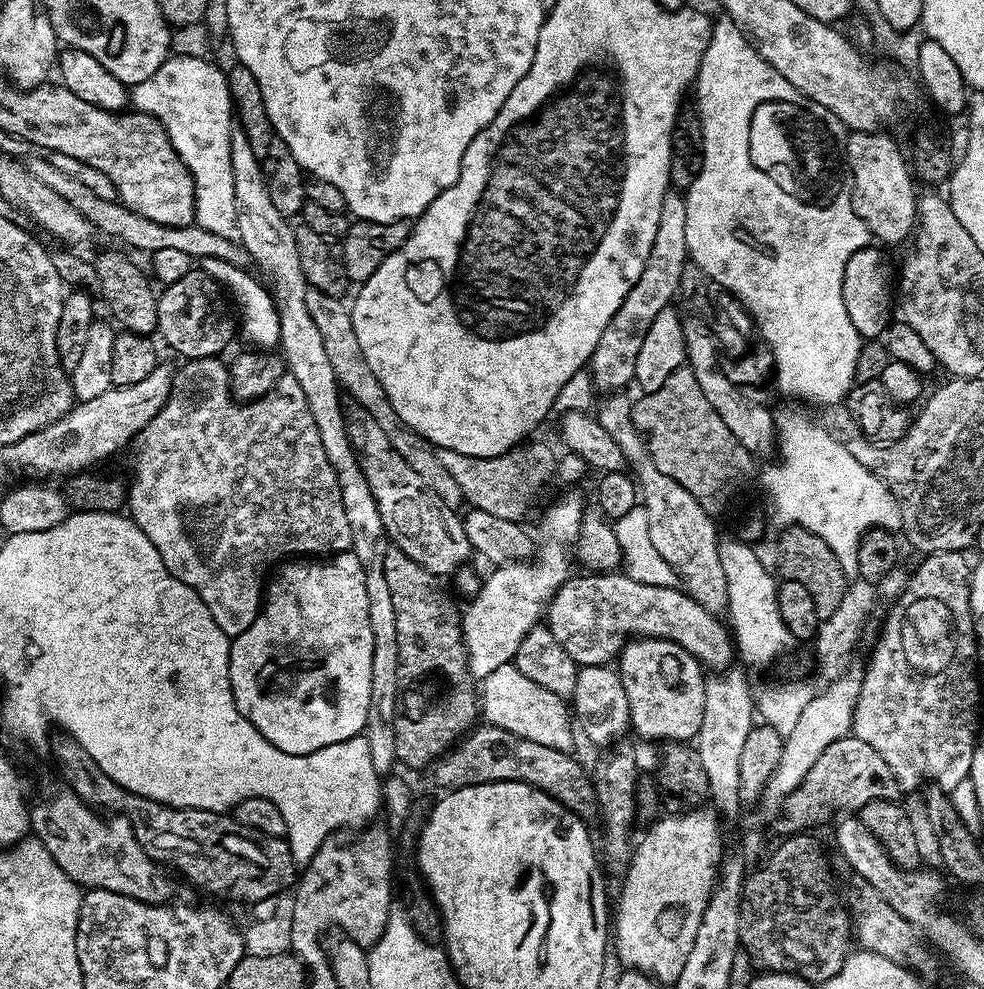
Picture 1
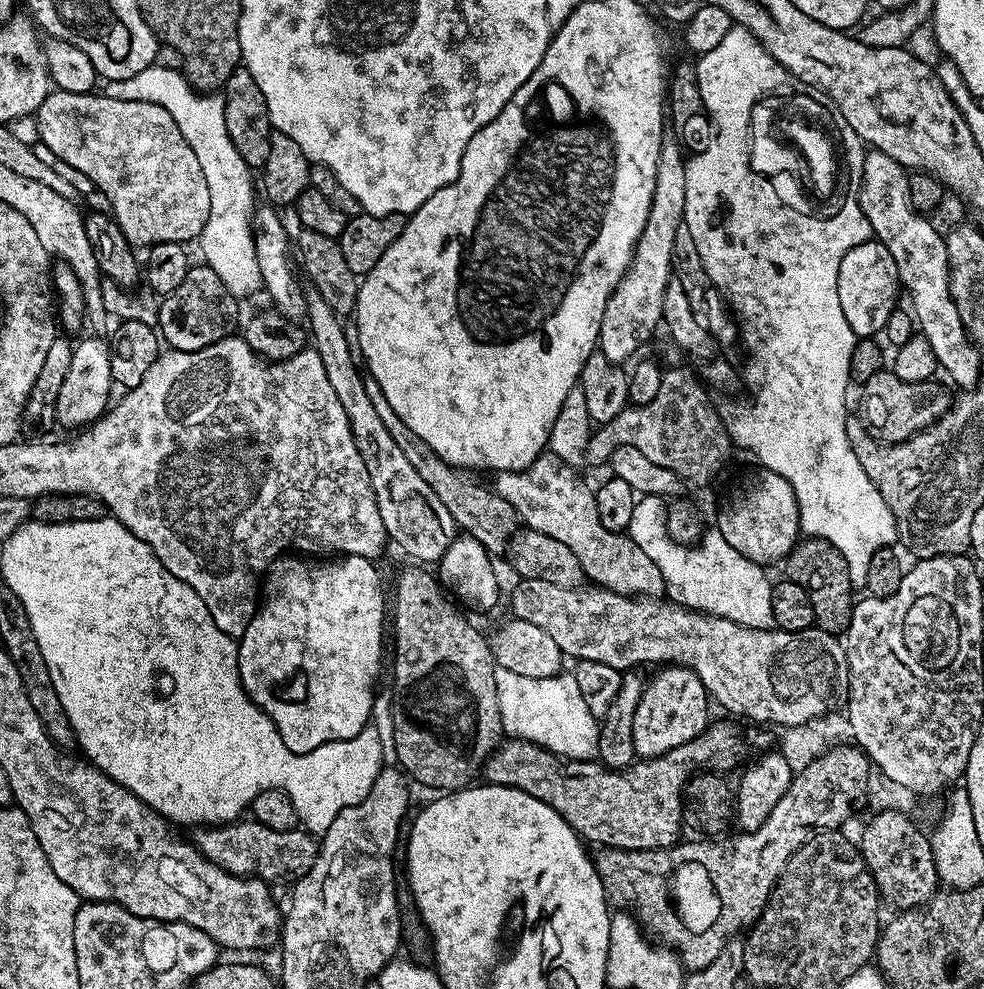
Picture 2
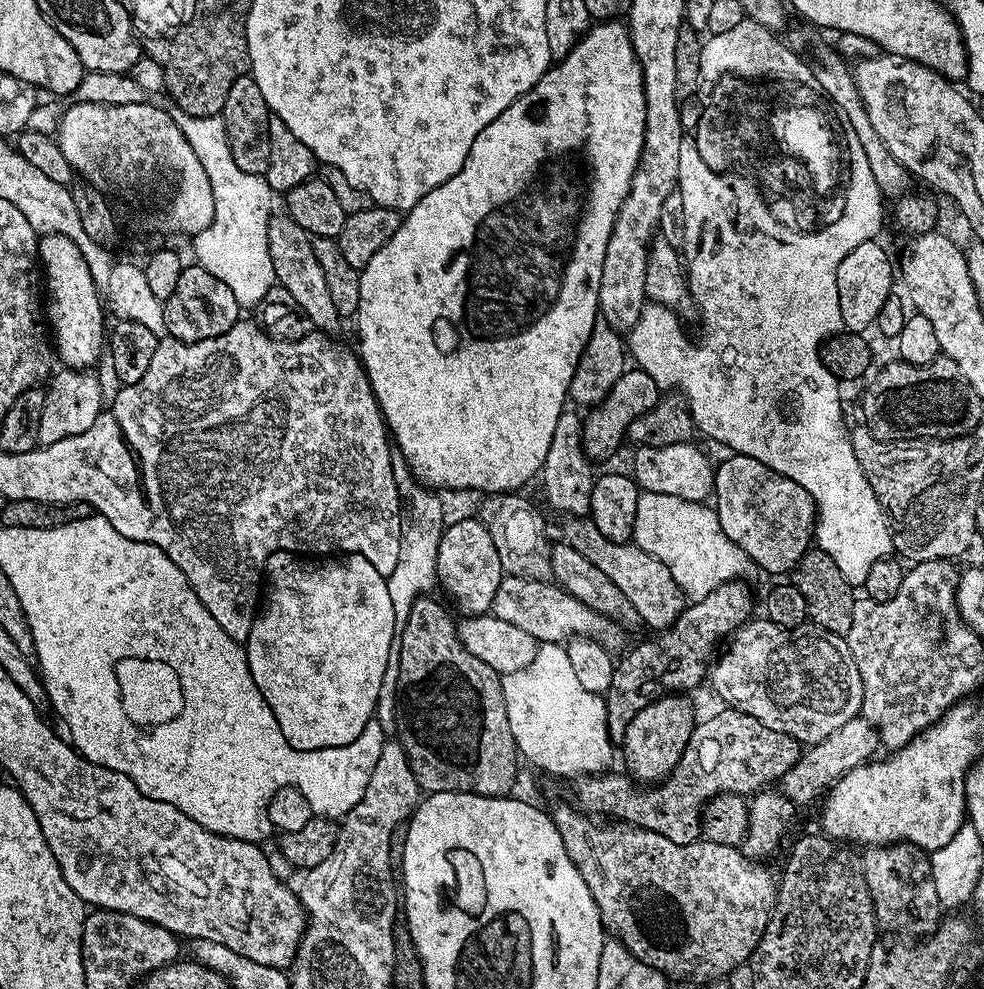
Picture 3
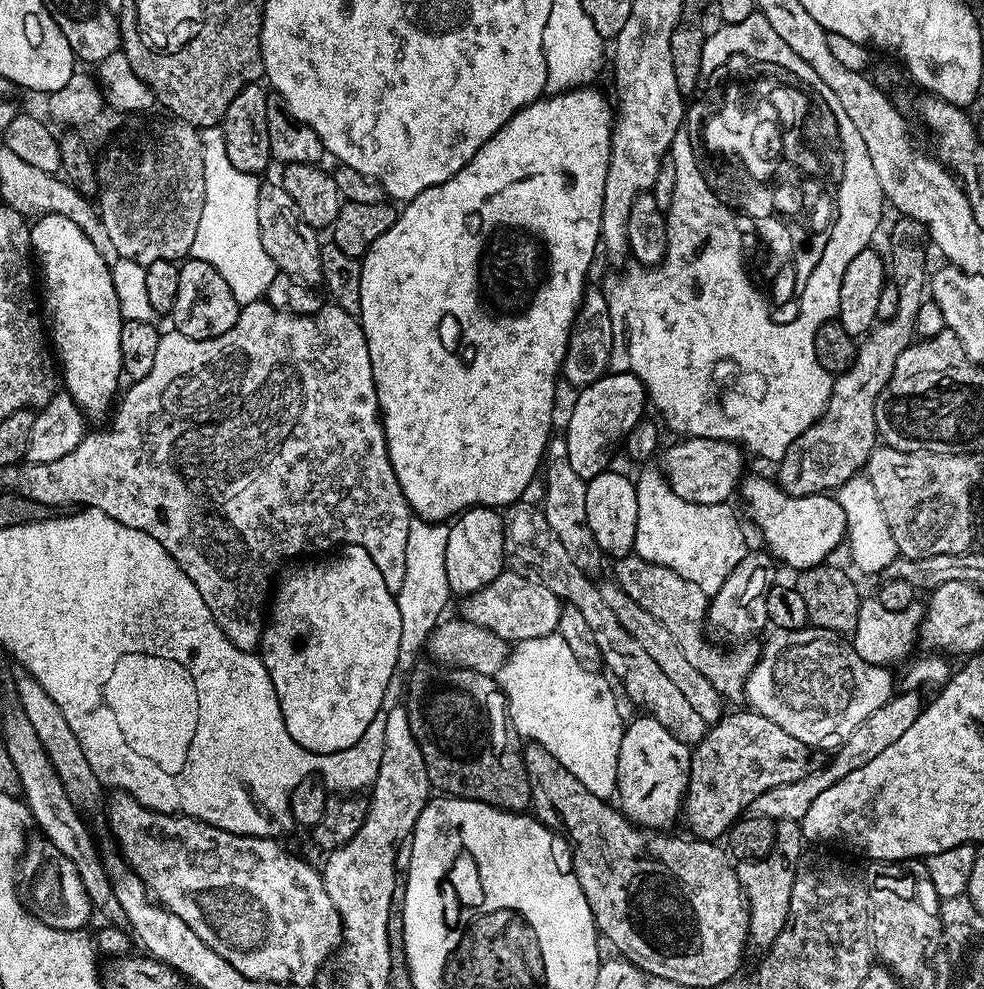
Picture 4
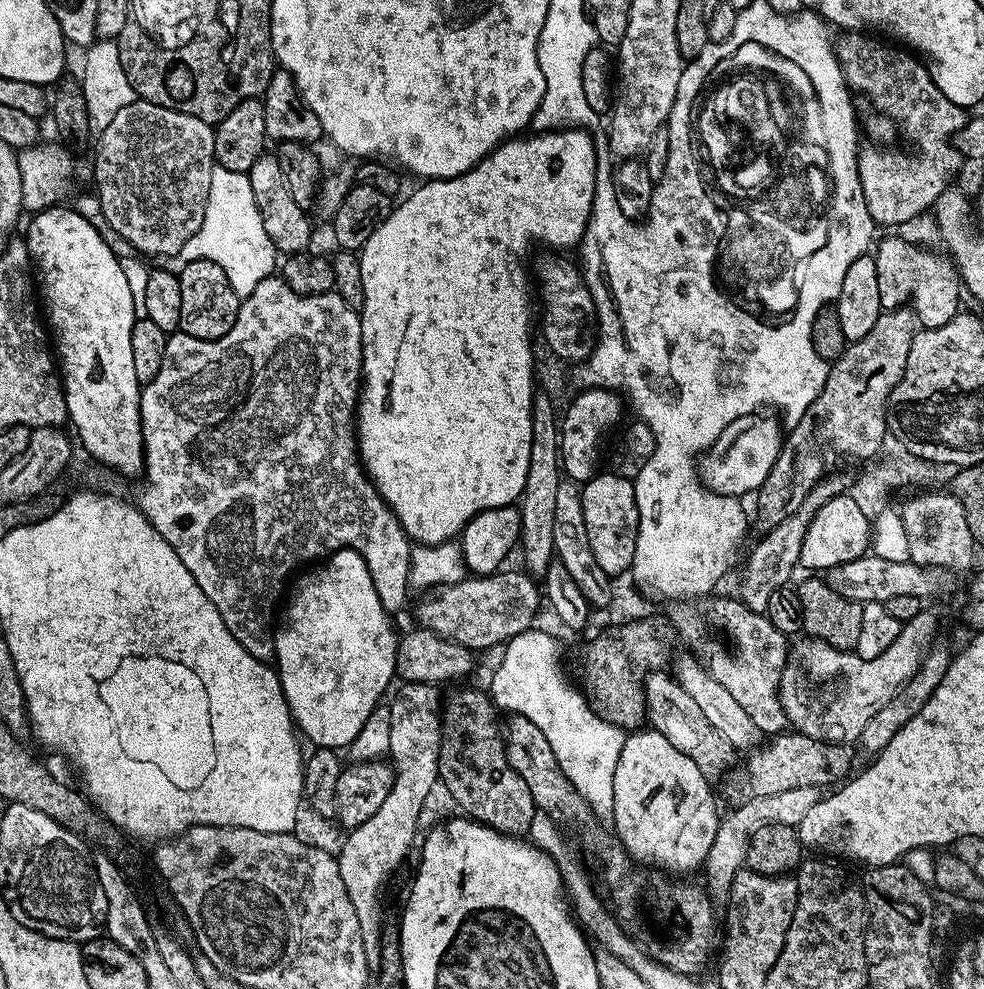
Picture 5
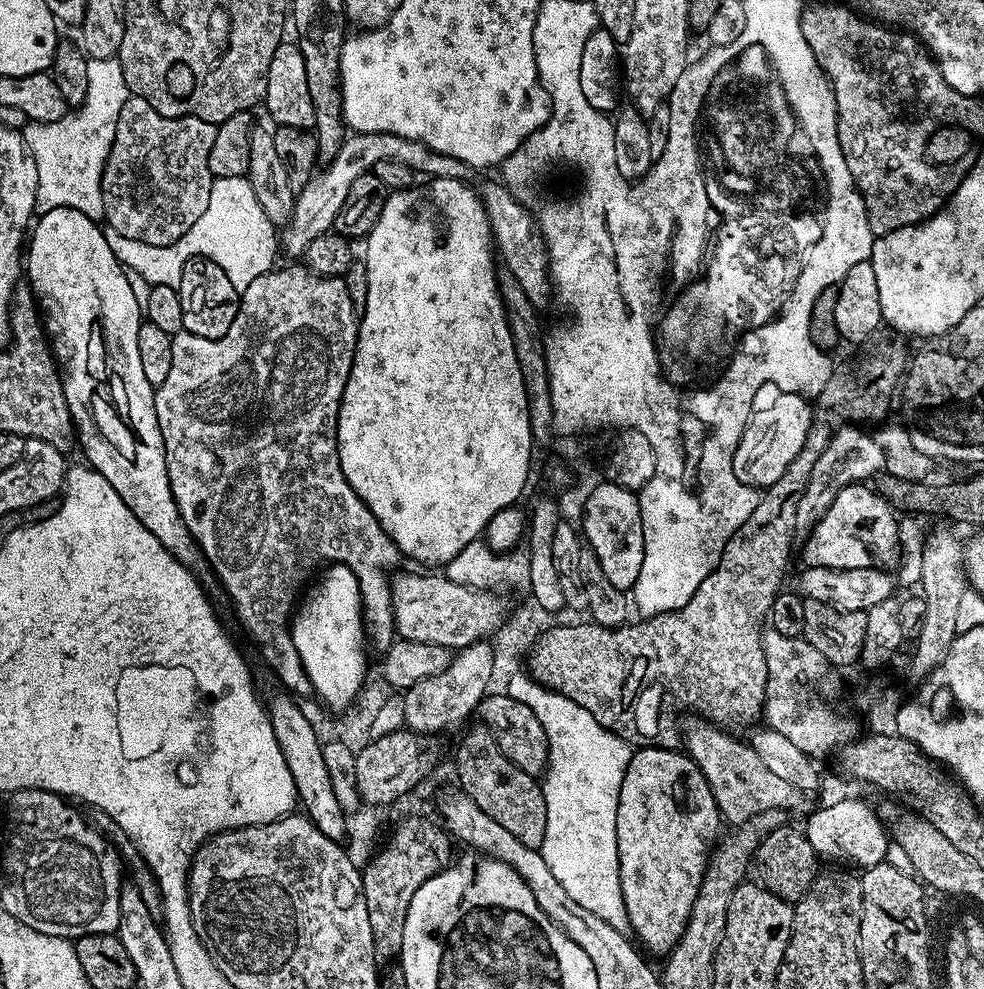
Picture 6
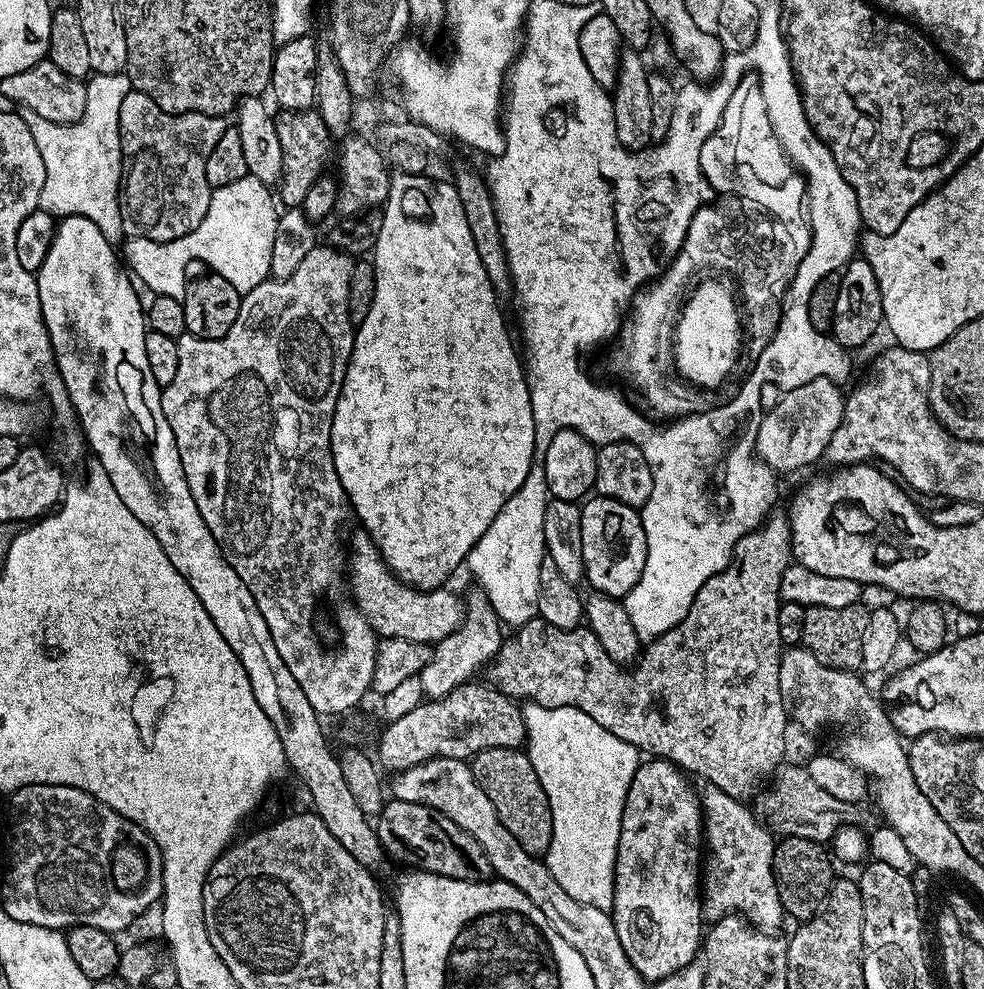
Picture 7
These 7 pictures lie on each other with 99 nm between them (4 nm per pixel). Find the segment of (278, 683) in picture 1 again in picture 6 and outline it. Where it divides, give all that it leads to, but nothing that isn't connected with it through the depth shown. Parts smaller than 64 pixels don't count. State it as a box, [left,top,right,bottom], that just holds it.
[290,564,369,714]

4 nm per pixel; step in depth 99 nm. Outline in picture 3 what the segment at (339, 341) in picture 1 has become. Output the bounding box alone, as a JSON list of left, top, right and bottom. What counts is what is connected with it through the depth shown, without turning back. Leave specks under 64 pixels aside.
[478,492,552,581]

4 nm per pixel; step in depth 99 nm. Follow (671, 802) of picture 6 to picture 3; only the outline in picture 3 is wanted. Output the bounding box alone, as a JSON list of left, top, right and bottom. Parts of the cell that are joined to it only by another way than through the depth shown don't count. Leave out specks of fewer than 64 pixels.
[622,694,698,782]

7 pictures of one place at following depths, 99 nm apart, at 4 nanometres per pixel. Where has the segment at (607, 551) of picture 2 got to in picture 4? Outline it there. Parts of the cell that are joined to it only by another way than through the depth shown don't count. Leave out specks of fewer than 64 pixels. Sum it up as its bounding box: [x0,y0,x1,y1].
[614,554,760,701]

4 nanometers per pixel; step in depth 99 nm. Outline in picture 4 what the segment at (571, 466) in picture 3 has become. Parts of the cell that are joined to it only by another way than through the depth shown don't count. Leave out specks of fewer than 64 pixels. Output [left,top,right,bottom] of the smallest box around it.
[542,434,602,574]

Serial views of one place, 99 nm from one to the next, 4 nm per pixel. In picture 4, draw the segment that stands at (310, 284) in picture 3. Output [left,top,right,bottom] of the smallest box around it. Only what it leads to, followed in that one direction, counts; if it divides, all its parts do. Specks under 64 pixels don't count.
[258,183,321,286]

